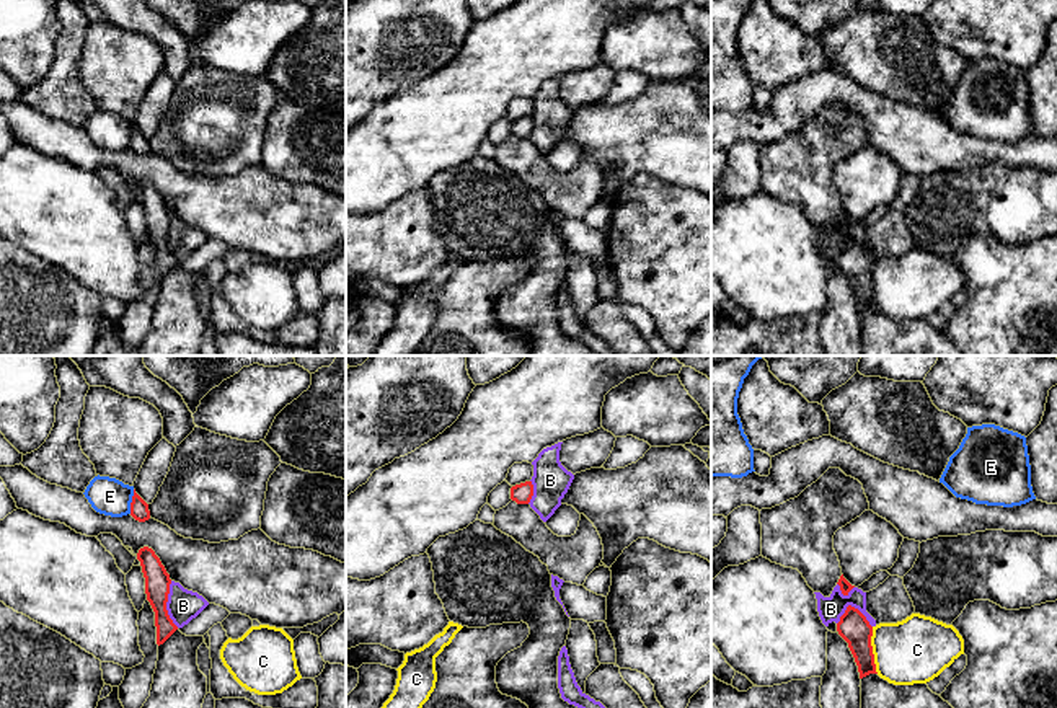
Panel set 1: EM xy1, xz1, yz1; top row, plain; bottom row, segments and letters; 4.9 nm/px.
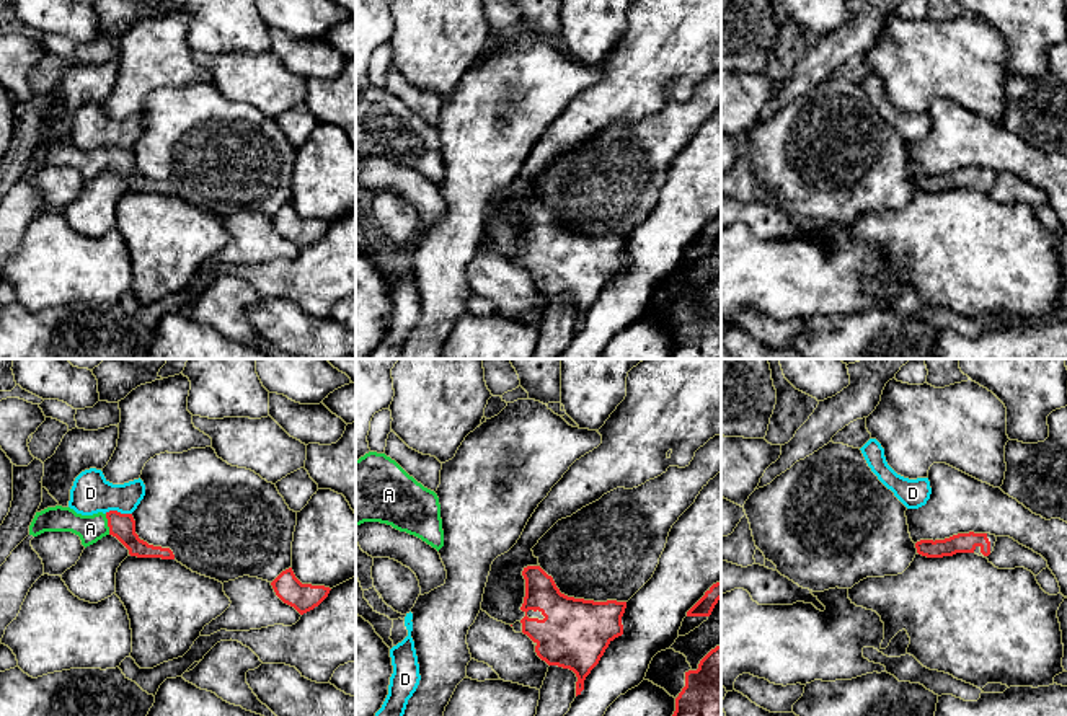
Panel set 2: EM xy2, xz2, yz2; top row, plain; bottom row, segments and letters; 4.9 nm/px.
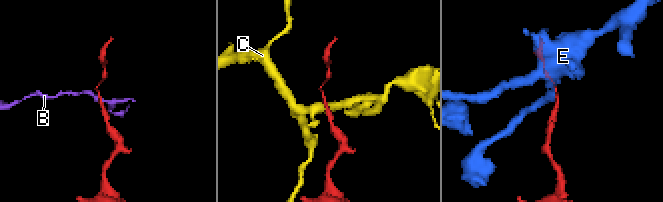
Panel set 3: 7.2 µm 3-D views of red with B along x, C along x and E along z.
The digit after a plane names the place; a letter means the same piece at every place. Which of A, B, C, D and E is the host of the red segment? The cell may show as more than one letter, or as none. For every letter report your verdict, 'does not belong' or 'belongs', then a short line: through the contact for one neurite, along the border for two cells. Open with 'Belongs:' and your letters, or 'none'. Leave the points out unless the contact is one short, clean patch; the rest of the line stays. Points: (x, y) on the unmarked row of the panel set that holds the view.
Belongs: A
A: belongs; line xy2 (121, 160), (108, 159), (90, 163)
B: does not belong; line xy1 (170, 216), (167, 248), (178, 261)
C: does not belong; line yz1 (871, 261), (871, 287), (878, 307)
D: does not belong; line xy2 (105, 147), (131, 149)
E: does not belong

